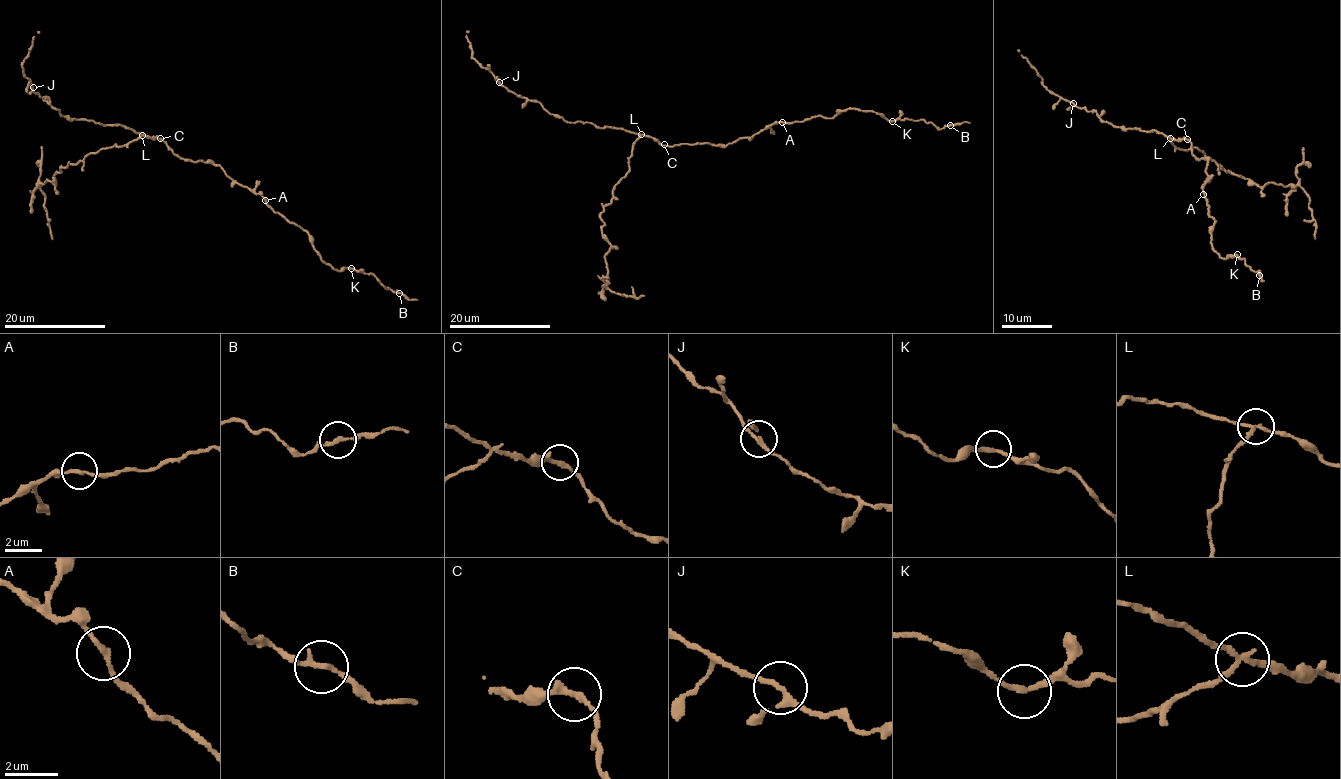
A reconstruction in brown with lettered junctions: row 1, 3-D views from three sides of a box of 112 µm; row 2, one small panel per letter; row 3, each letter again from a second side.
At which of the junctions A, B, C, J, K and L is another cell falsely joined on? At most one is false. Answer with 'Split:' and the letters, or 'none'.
Split: L

